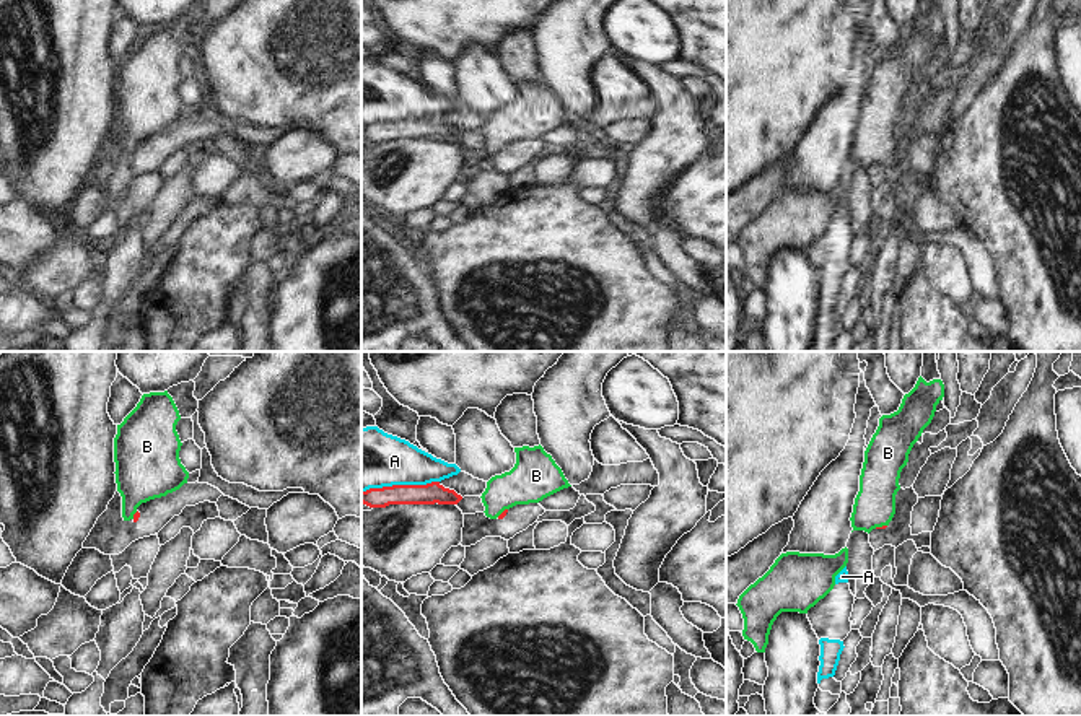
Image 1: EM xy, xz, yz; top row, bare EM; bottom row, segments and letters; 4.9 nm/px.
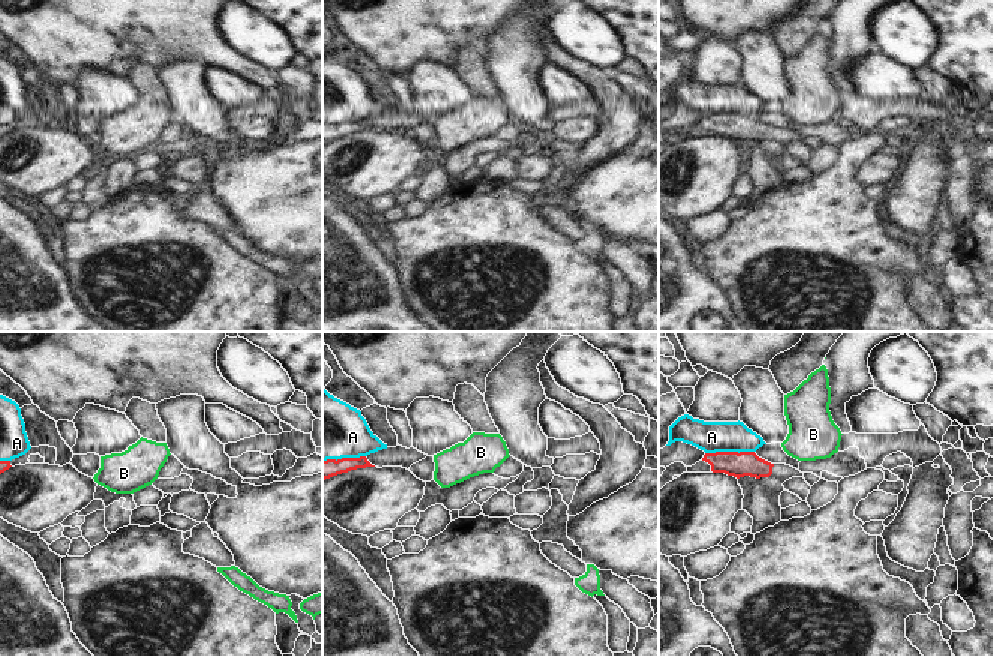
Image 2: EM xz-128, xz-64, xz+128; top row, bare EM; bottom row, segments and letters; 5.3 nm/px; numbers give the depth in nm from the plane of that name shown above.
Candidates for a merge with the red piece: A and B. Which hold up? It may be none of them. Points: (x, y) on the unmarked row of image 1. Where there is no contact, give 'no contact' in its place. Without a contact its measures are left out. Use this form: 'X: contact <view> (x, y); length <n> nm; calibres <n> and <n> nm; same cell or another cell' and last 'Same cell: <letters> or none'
A: contact xz (399, 121); length 380 nm; calibres 110 and 300 nm; another cell
B: contact yz (879, 163); length 70 nm; calibres 20 and 200 nm; another cell
Same cell: none

